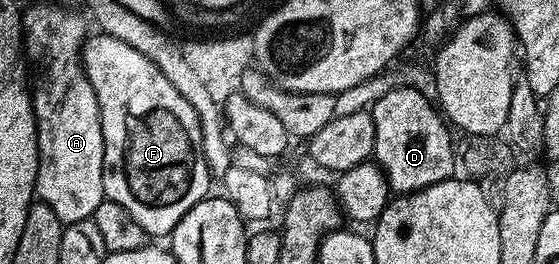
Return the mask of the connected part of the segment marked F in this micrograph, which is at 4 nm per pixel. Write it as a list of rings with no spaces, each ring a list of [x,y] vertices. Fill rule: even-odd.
[[[87,35],[83,43],[82,65],[100,106],[106,199],[124,206],[144,226],[147,237],[169,237],[176,222],[211,191],[200,118],[191,103],[138,50],[118,38],[95,35]]]

